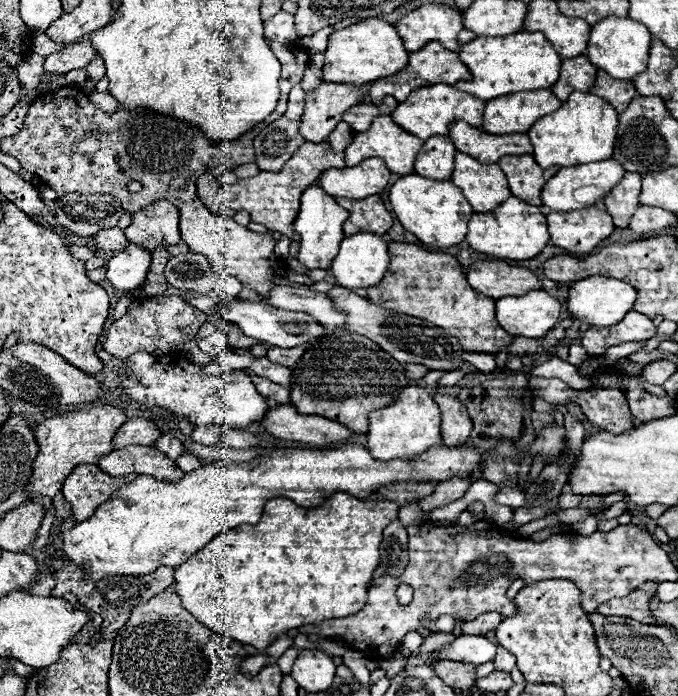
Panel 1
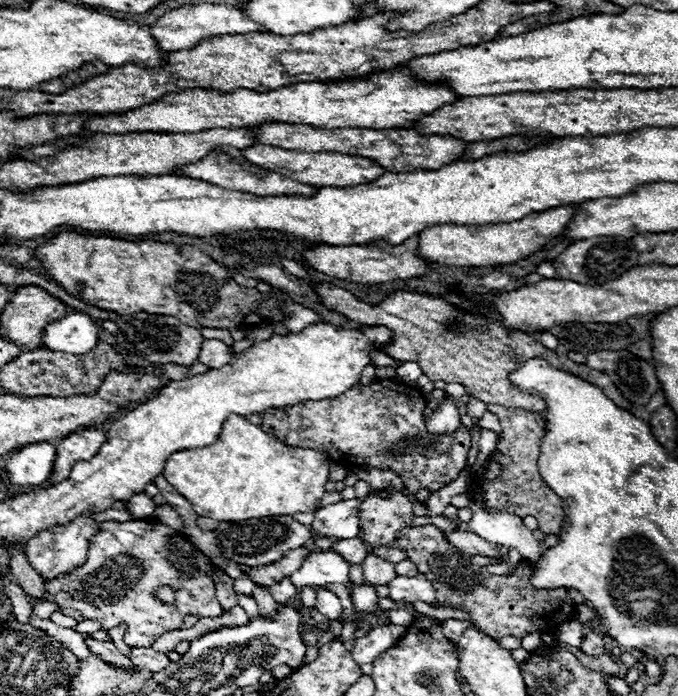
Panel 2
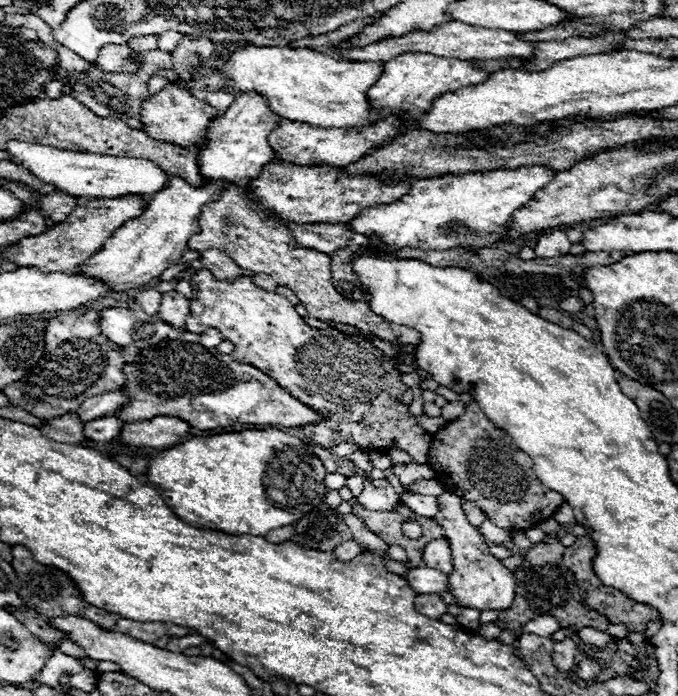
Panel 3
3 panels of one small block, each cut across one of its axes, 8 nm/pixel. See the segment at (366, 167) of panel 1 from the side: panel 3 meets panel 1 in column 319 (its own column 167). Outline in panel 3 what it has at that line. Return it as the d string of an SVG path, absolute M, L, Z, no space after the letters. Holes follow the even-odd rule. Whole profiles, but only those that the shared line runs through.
M10 142L8 152L14 158L14 164L28 168L36 178L46 184L54 184L58 190L76 196L76 198L122 198L128 194L156 194L166 188L166 174L150 160L144 158L116 158L102 154L82 154L68 152L50 146Z

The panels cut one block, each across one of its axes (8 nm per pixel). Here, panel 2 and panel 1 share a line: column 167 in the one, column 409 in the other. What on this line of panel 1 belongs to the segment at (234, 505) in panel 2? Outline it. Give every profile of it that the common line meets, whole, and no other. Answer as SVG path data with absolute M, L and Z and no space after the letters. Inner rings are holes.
M346 444L338 450L276 450L270 456L258 456L250 462L230 462L218 460L216 464L202 466L194 472L184 474L178 482L158 482L152 476L136 476L132 482L118 488L104 504L100 504L88 520L76 524L68 532L64 532L64 558L72 564L86 568L88 582L98 582L104 576L144 576L154 572L158 566L180 566L188 560L196 550L204 548L212 542L220 532L240 526L240 524L256 524L262 516L264 502L274 496L288 496L302 508L316 508L322 500L334 492L346 492L356 498L366 498L376 492L380 486L402 480L418 480L418 482L442 482L454 476L470 476L480 470L482 454L464 444L460 448L432 448L418 456L416 460L390 460L380 462L374 460L366 448L358 444Z

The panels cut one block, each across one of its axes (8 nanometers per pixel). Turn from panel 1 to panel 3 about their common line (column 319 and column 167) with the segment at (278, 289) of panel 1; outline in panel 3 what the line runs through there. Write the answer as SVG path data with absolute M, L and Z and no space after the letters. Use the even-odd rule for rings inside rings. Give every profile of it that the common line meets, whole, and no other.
M164 292L158 316L174 328L184 328L184 320L190 314L190 300L180 292Z

